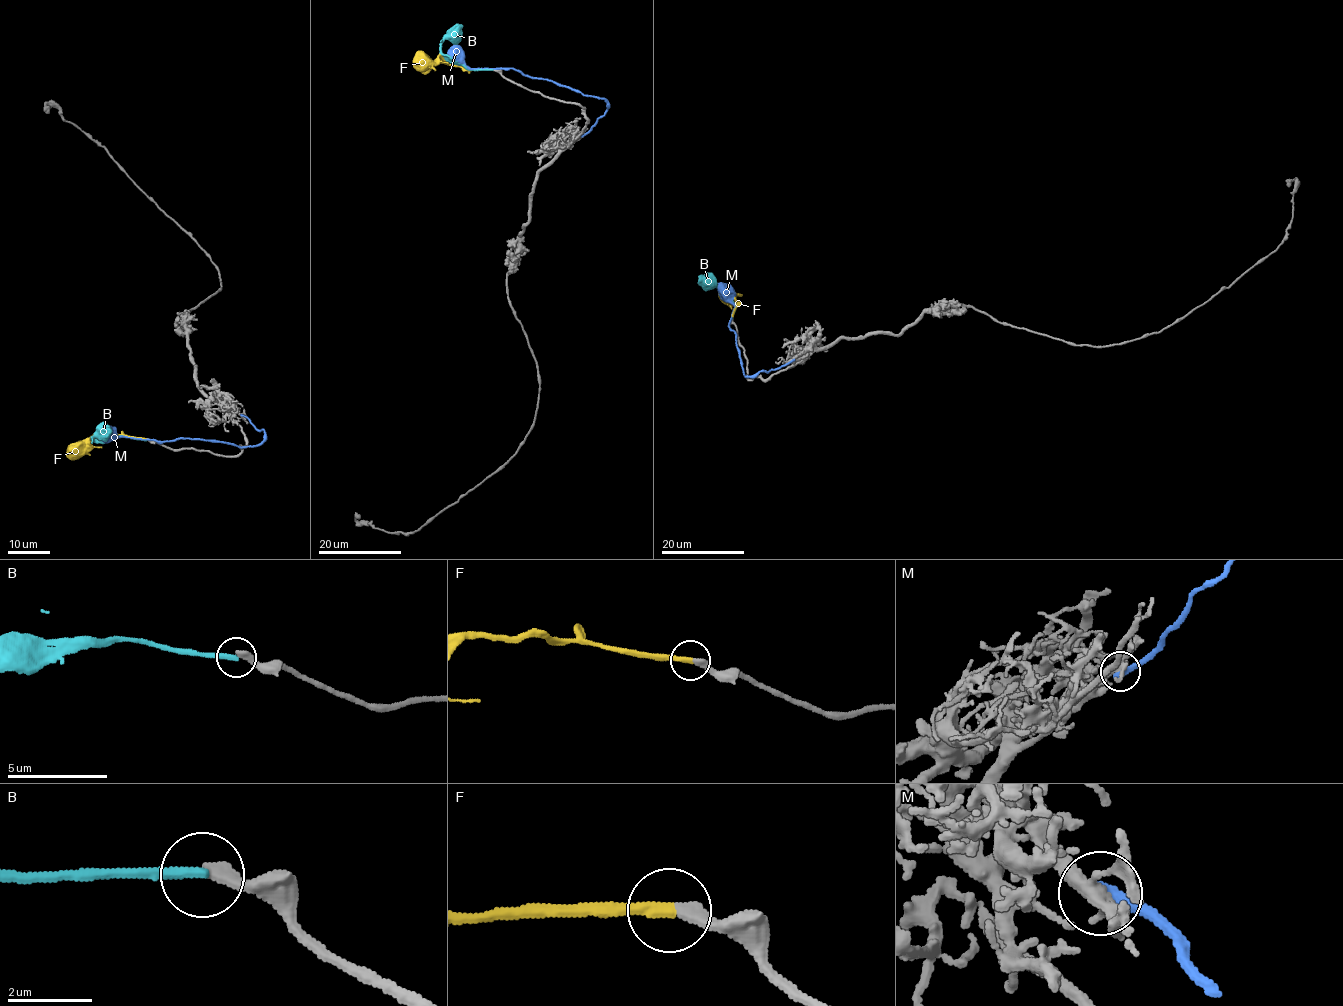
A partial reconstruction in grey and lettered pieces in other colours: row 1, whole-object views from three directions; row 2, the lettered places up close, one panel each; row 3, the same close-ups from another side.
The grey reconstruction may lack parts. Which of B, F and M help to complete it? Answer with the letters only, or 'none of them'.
F

